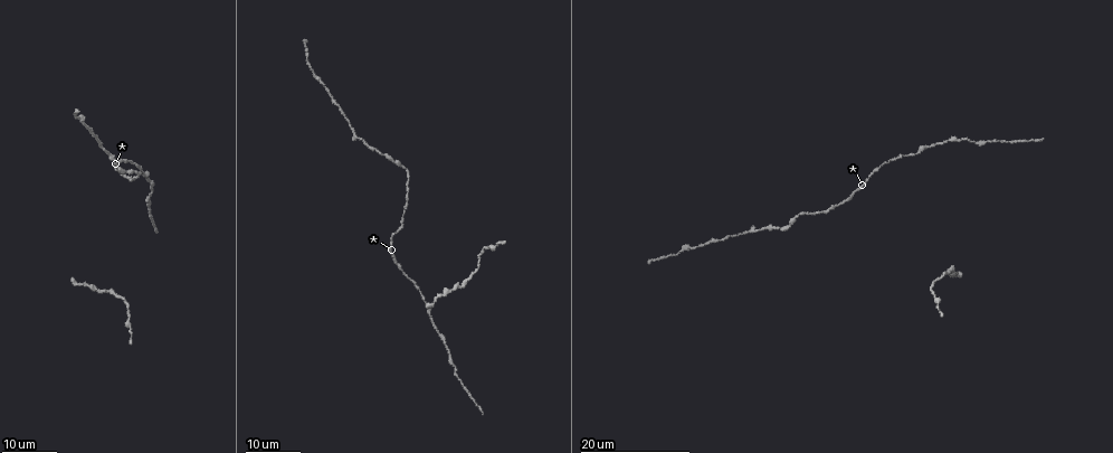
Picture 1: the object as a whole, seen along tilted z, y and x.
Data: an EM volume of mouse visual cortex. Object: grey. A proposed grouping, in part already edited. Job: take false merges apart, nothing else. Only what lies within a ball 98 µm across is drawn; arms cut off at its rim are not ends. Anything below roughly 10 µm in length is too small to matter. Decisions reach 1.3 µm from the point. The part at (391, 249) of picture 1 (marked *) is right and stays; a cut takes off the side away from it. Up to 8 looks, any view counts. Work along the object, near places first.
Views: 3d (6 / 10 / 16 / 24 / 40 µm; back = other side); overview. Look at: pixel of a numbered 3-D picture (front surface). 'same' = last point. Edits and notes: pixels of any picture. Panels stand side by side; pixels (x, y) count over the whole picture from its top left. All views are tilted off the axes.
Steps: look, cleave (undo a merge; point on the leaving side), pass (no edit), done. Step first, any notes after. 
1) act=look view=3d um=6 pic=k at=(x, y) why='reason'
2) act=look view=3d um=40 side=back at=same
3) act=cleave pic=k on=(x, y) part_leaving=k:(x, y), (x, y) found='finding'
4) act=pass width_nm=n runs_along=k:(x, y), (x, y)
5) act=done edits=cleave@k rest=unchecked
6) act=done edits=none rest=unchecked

act=look view=3d um=16 pic=1 at=(384, 157) why='calibre changes'

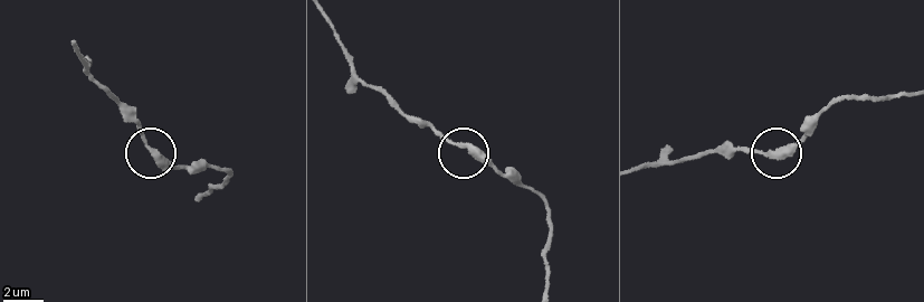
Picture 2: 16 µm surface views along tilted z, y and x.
act=look view=3d um=6 pic=2 at=(467, 149)

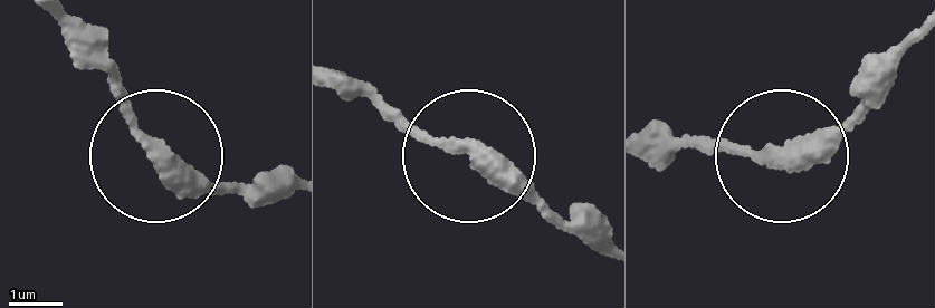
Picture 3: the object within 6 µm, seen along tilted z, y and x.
act=pass width_nm=310 runs_along=3:(595, 243), (361, 87) found='all the same cell'

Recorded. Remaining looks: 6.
act=look view=3d um=24 pic=1 at=(795, 216) why='sudden change in width'

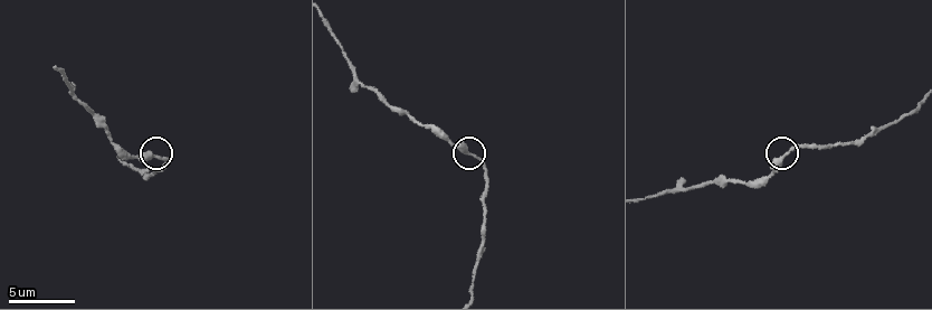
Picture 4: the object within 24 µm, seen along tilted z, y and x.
act=look view=3d um=6 pic=4 at=(159, 158)

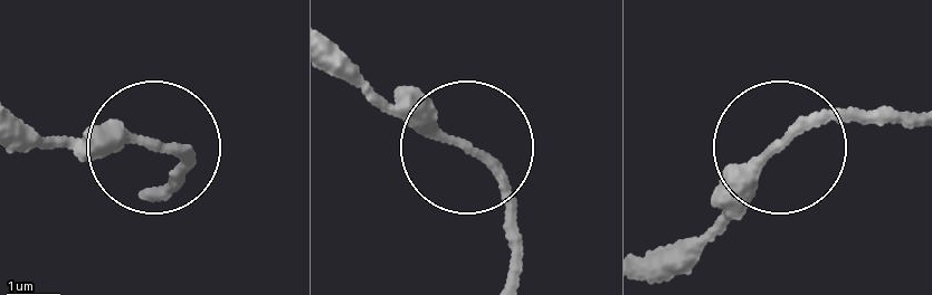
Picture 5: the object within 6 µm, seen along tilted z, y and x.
act=pass runs_along=5:(513, 273), (516, 222), (476, 156), (363, 97) found='one cell here'

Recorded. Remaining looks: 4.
act=look view=3d um=24 pic=1 at=(423, 297)

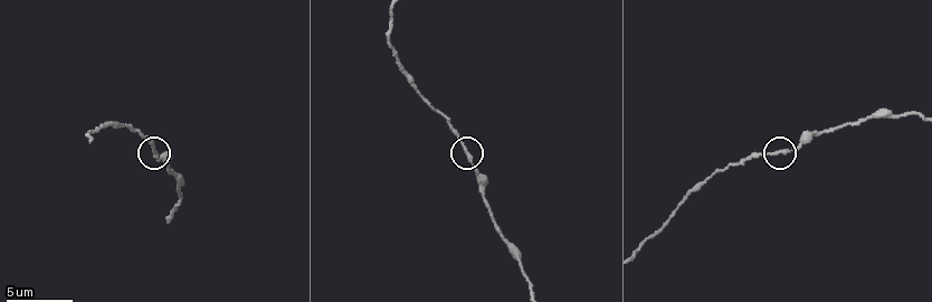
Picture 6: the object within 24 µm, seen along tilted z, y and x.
act=look view=3d um=10 pic=6 at=(785, 152)

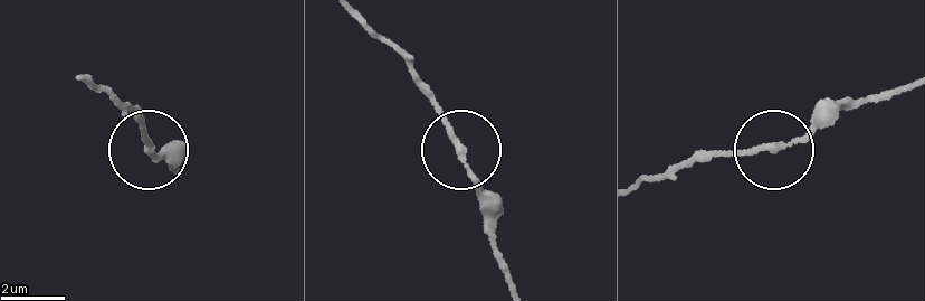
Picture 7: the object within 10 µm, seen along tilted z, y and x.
act=pass width_nm=180 runs_along=7:(361, 20), (430, 91), (461, 149), (485, 227) found='all the same cell'

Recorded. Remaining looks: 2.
act=look view=3d um=16 pic=6 at=(865, 117) why='thick turns thin'

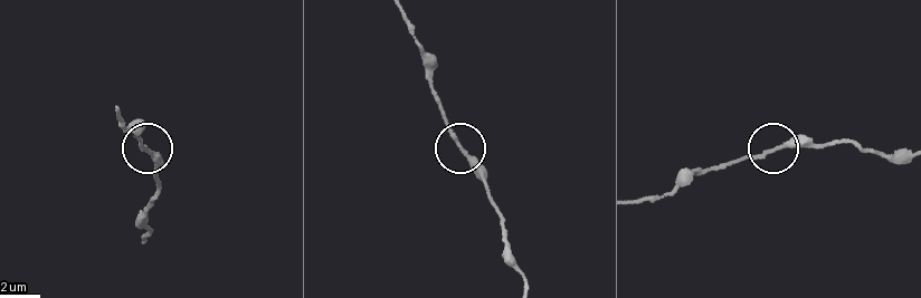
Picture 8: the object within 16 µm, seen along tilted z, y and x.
act=look view=3d um=6 pic=8 at=(776, 150)

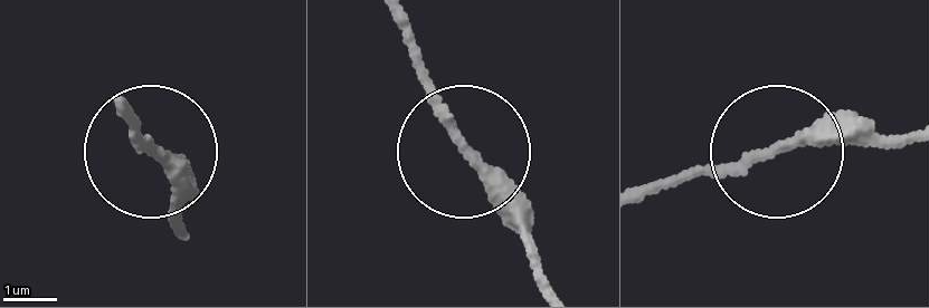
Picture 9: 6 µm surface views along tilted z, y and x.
act=pass runs_along=9:(642, 200), (795, 145), (908, 135) found='continuous, no second cell'

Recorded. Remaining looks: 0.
act=done edits=none rest=unchecked

